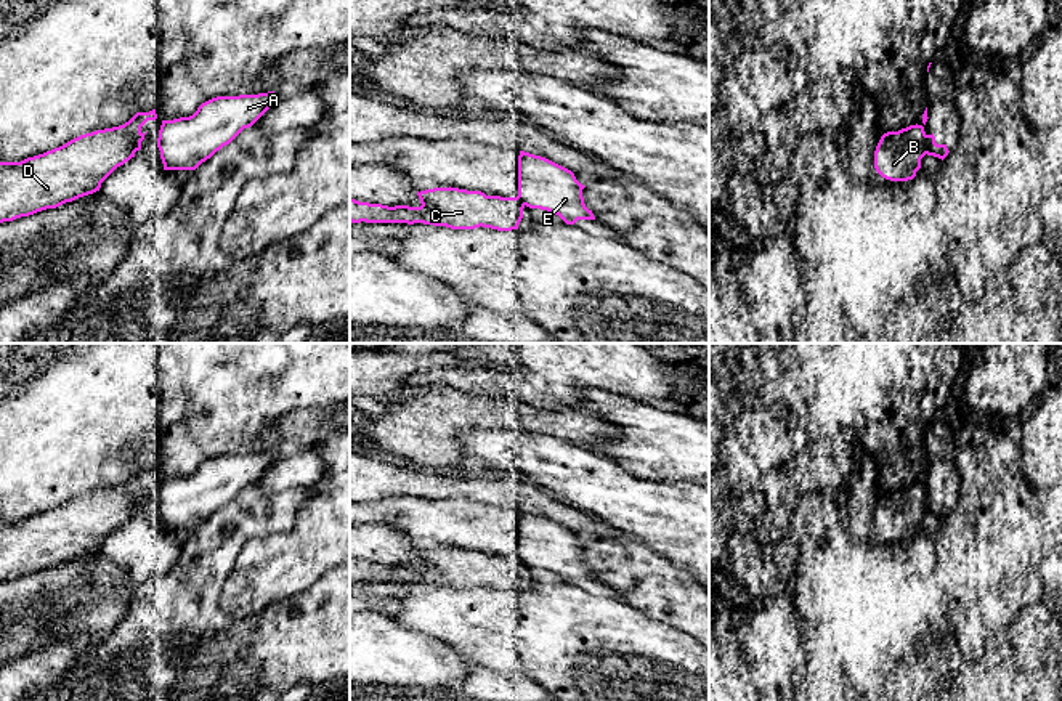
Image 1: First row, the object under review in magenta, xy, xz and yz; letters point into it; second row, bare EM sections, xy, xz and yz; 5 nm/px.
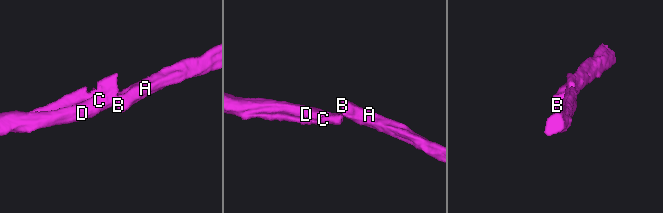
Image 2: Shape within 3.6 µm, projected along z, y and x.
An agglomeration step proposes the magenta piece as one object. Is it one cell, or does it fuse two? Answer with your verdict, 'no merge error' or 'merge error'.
merge error

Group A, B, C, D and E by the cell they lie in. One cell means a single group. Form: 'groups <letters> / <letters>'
groups A B E / C D

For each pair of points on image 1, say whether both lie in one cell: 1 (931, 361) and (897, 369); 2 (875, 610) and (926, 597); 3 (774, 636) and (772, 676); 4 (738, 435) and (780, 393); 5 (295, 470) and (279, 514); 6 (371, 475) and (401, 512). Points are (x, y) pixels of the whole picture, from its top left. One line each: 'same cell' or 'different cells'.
1: same cell
2: different cells
3: same cell
4: different cells
5: different cells
6: different cells

